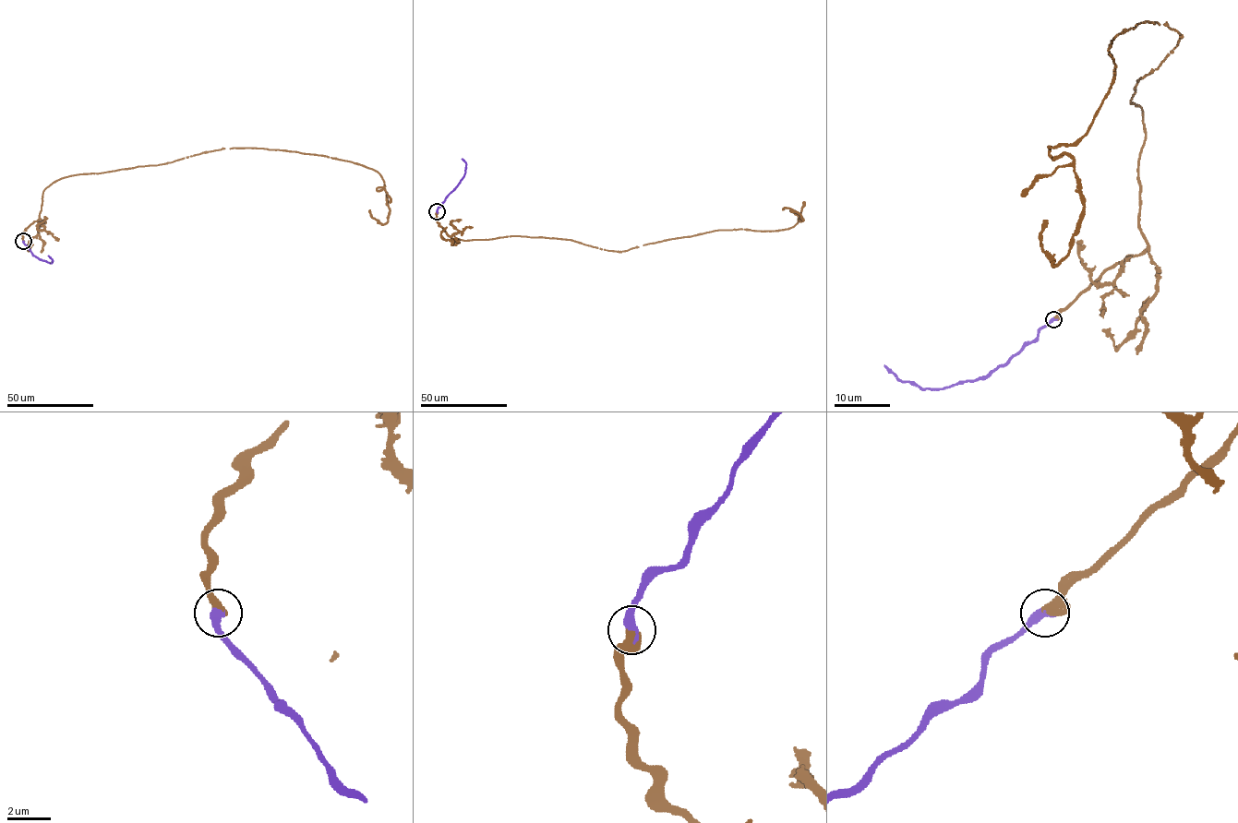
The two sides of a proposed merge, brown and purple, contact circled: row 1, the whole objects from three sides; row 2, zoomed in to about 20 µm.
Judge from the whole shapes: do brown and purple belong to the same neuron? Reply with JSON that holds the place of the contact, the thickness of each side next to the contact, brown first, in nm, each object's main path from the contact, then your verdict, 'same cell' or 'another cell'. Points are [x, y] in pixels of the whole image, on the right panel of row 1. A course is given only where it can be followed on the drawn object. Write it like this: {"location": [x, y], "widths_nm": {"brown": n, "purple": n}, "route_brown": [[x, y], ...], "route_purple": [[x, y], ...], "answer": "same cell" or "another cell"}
{"location": [1053, 319], "widths_nm": {"brown": 500, "purple": 400}, "route_brown": [[1054, 318], [1147, 246], [1130, 103], [1181, 33], [1111, 41], [1049, 150], [1057, 265], [1047, 220]], "route_purple": [[1054, 318], [1032, 340], [984, 377], [940, 388], [919, 388], [908, 381], [901, 381], [884, 364]], "answer": "same cell"}

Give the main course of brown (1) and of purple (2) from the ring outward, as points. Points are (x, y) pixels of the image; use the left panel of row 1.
1: (23, 241), (43, 191), (61, 178), (223, 149), (371, 168), (388, 220), (369, 210)
2: (23, 241), (39, 259), (52, 263), (48, 256)

